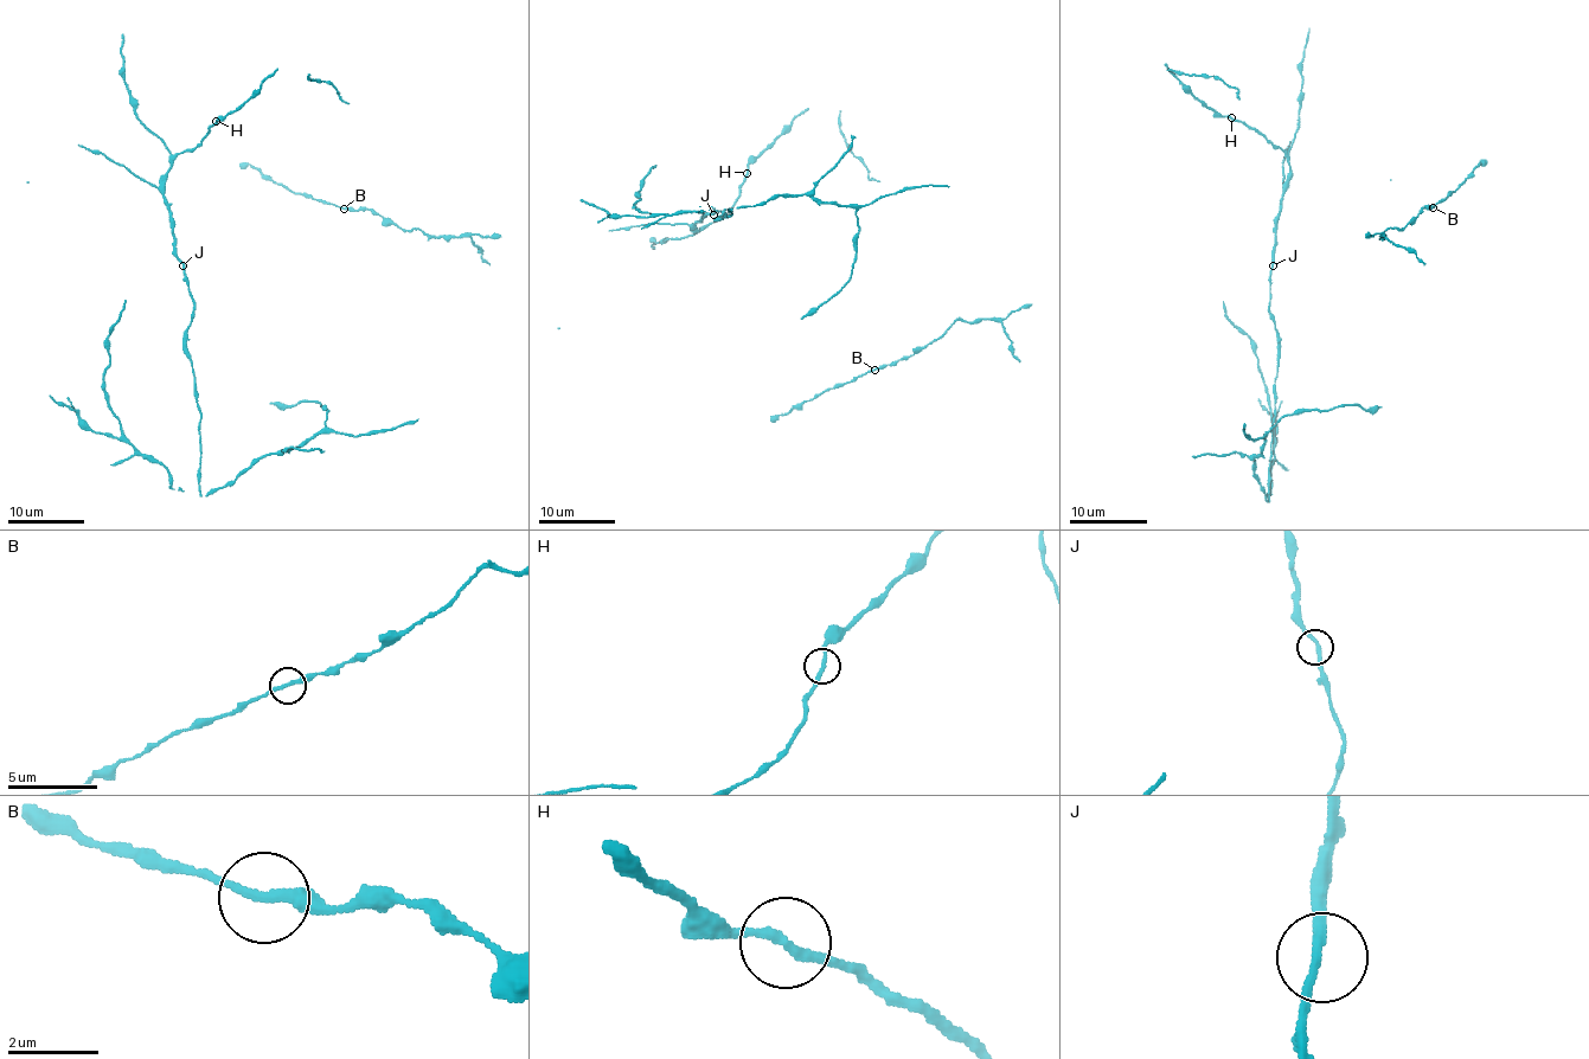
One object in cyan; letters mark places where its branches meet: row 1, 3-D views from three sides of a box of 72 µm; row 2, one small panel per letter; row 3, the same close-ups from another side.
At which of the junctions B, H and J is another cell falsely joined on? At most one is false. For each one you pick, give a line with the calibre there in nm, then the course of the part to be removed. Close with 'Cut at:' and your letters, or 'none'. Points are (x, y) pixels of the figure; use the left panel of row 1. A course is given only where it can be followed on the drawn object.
Cut at: none

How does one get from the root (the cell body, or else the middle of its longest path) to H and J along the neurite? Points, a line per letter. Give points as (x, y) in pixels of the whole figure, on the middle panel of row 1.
H: (732, 209), (730, 216), (717, 218), (724, 210), (704, 216), (696, 228), (704, 229), (732, 206), (747, 172)
J: (732, 209), (730, 216), (717, 218), (724, 210), (713, 214)

